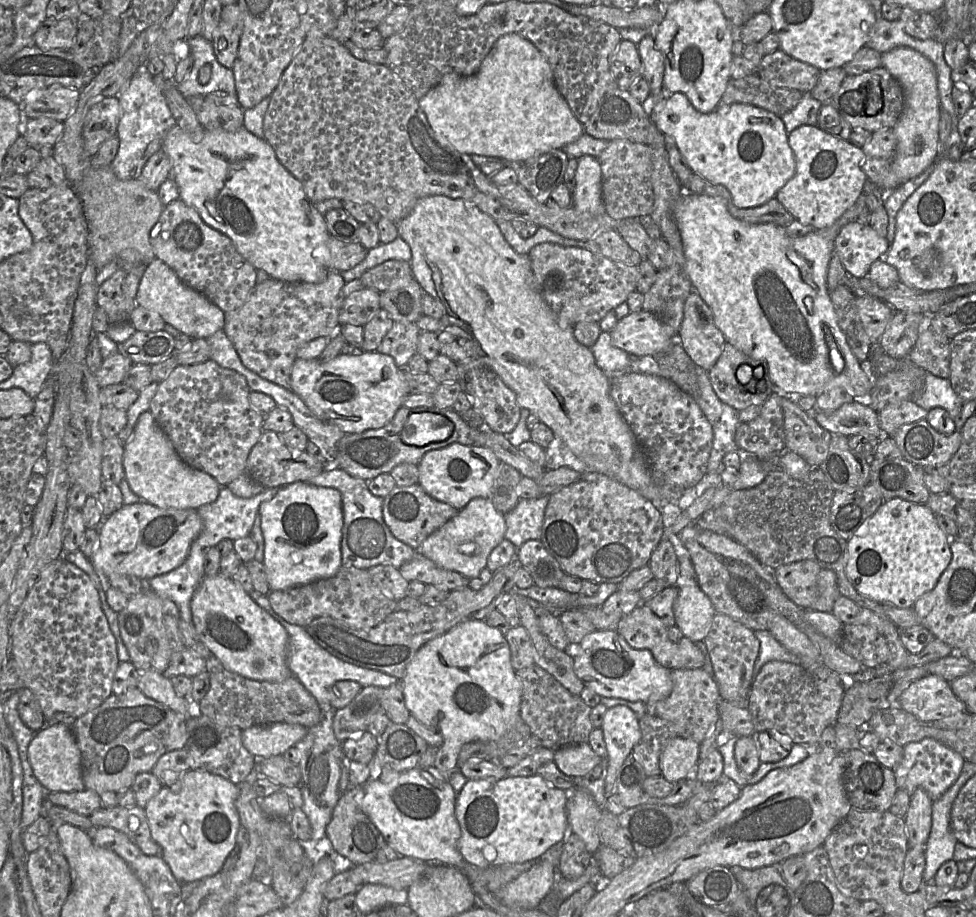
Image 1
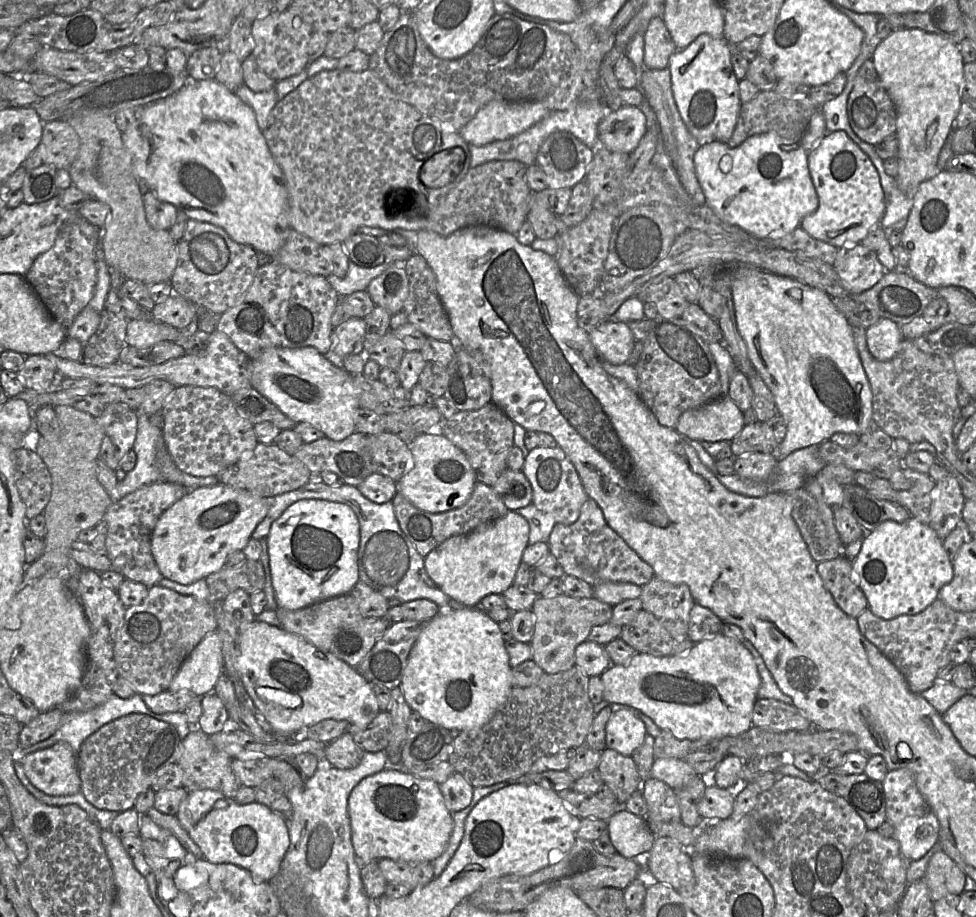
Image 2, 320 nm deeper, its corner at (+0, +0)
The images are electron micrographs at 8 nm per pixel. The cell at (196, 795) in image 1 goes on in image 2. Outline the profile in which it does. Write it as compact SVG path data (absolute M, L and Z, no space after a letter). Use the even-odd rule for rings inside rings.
M204 789L188 791L175 816L210 863L235 864L248 870L258 883L268 882L280 872L282 861L289 849L290 836L286 821L268 806L257 802L239 805L218 791Z

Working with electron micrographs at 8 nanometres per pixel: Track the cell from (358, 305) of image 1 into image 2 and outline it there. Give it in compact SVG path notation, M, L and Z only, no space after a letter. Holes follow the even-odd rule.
M351 317L334 328L332 344L326 357L336 366L343 367L343 359L348 355L360 354L364 349L365 321Z

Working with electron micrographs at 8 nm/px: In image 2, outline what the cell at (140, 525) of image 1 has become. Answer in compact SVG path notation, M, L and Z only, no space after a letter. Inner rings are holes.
M224 484L189 489L183 498L161 515L153 530L151 551L159 571L164 578L183 585L189 585L219 571L224 567L229 554L245 548L253 531L267 515L268 509L267 497L259 497Z

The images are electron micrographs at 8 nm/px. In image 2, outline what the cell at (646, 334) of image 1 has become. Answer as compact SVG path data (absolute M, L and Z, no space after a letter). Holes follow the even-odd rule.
M607 320L589 333L598 356L613 365L625 364L634 349L634 337L624 322Z

